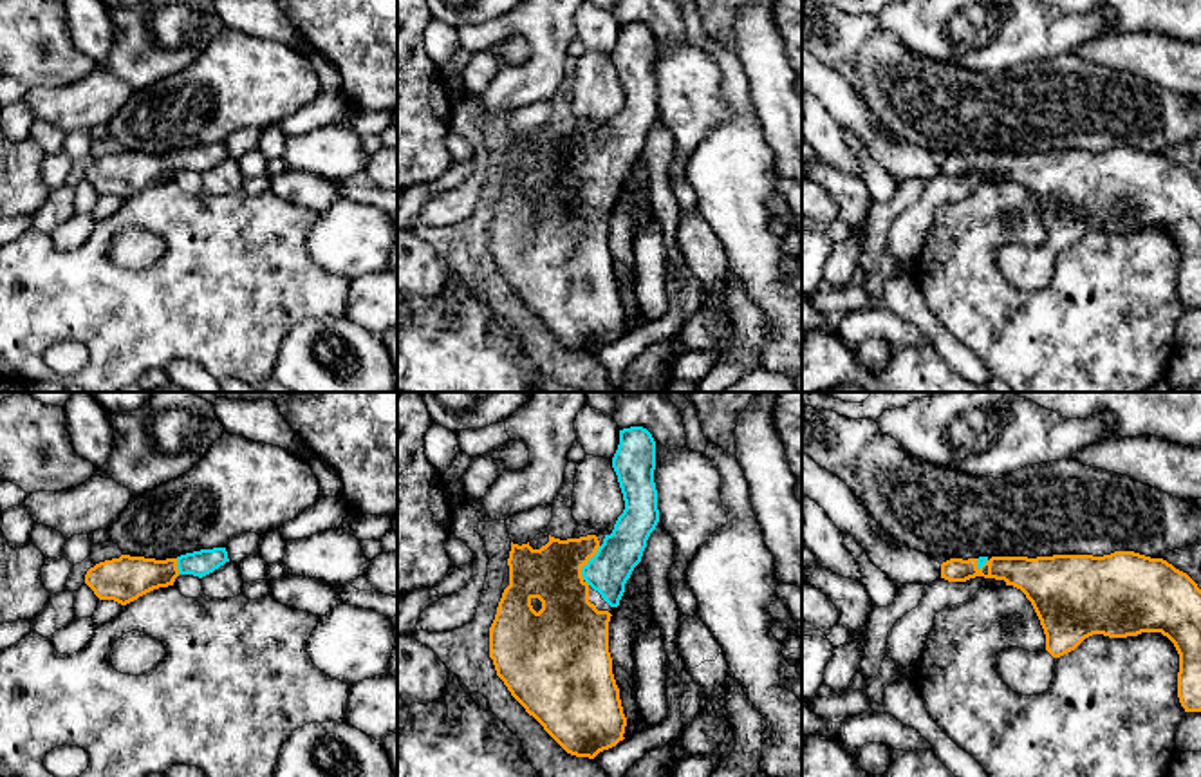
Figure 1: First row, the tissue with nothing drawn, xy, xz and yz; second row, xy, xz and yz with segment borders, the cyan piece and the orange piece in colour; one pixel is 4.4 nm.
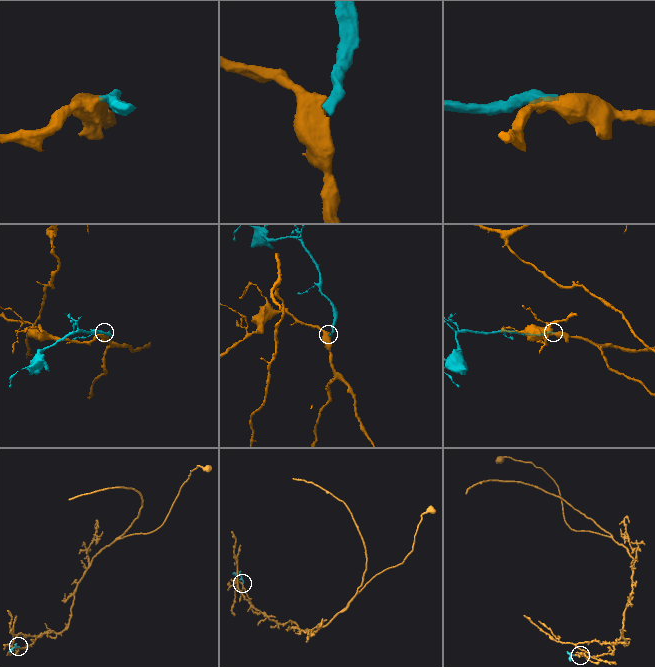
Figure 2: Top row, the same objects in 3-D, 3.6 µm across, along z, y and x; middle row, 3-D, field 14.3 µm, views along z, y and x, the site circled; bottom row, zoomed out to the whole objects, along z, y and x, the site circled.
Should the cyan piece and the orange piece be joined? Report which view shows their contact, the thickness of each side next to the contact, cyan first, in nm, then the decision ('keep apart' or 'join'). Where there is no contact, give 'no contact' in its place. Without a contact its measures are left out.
contact in xz; calibres 190 and 260 nm; join

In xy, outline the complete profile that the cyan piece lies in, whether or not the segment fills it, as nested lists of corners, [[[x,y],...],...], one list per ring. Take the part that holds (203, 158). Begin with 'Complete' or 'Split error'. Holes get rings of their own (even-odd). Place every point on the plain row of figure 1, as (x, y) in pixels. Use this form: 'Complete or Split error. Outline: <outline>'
Split error. Outline: [[[226,143],[200,145],[166,155],[121,150],[90,163],[85,179],[99,195],[126,201],[154,184],[173,181],[179,170],[202,173],[226,157],[229,157]]]

